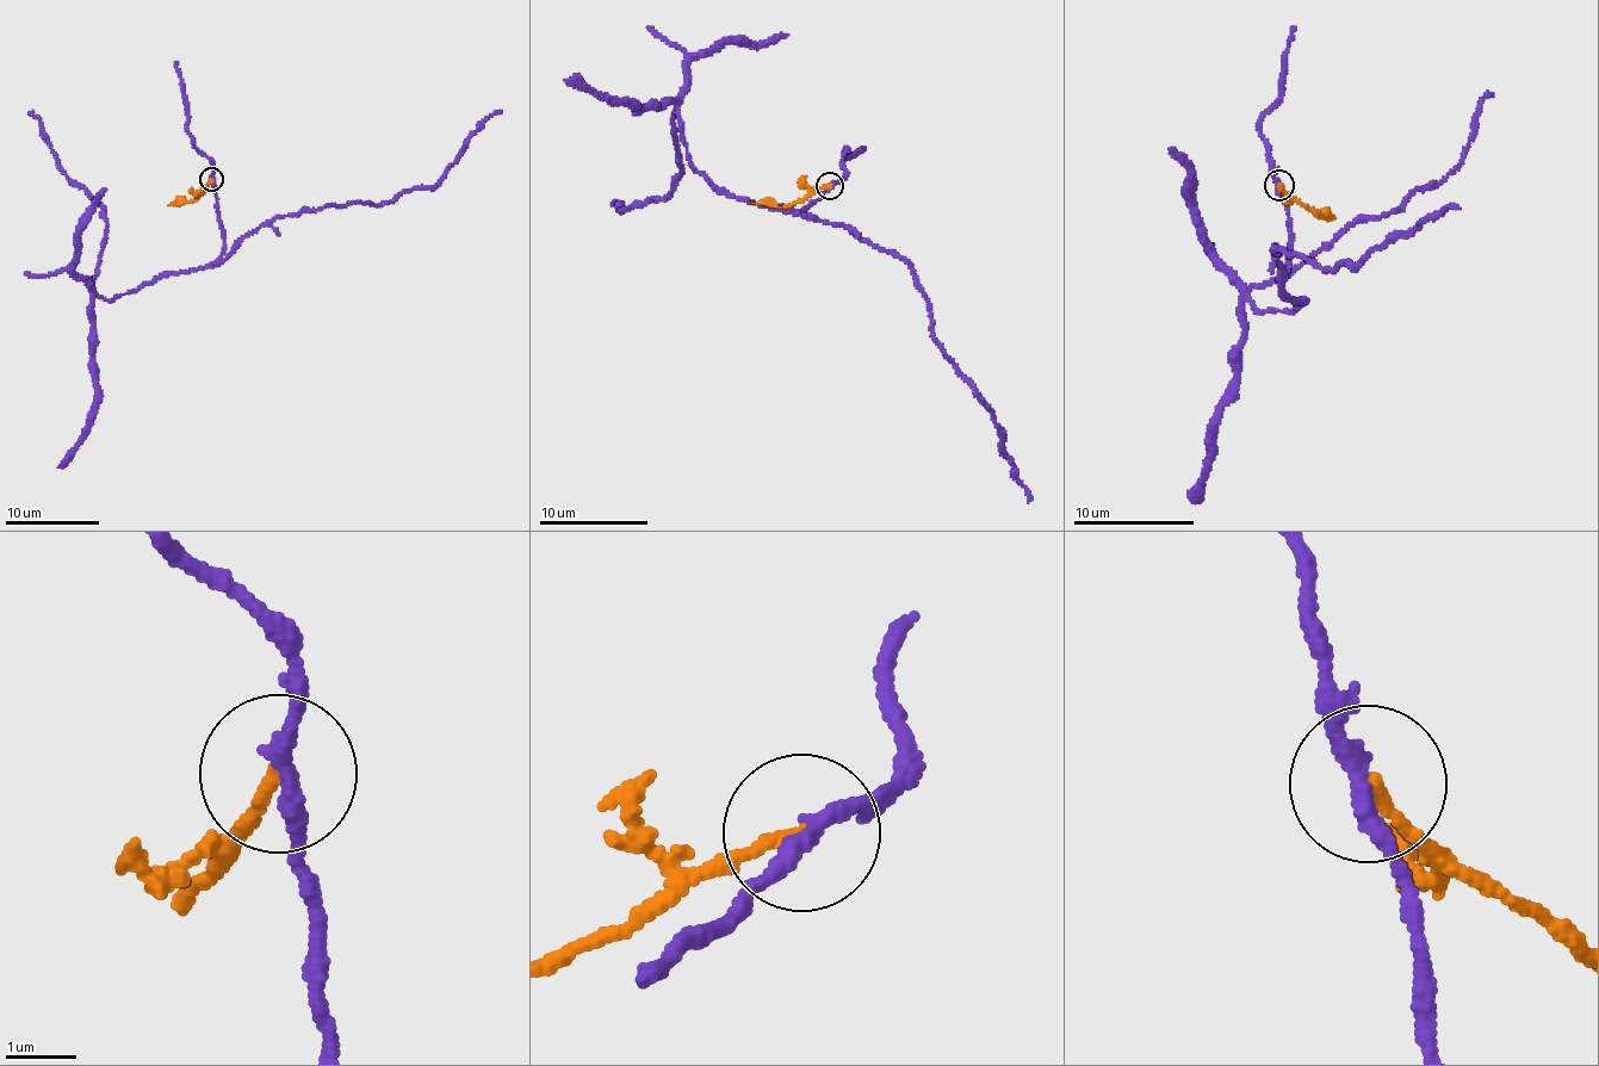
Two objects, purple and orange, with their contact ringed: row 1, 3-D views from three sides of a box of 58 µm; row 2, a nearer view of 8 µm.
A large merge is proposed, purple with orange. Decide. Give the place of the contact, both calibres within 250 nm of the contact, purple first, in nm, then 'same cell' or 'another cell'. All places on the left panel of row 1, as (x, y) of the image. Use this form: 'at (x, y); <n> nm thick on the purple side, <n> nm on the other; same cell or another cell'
at (211, 179); 240 nm thick on the purple side, 200 nm on the other; another cell

